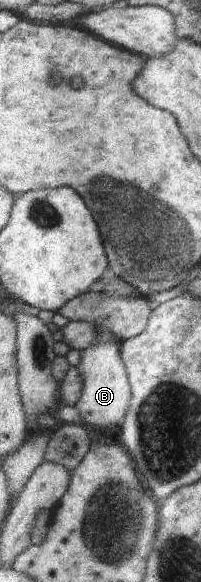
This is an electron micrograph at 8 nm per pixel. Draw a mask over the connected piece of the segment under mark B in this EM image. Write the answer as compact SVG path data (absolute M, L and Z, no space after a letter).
M104 327L98 328L98 340L81 354L79 372L82 376L82 393L80 399L74 404L81 412L85 426L103 427L113 425L121 426L130 407L130 384L120 357L120 341Z

